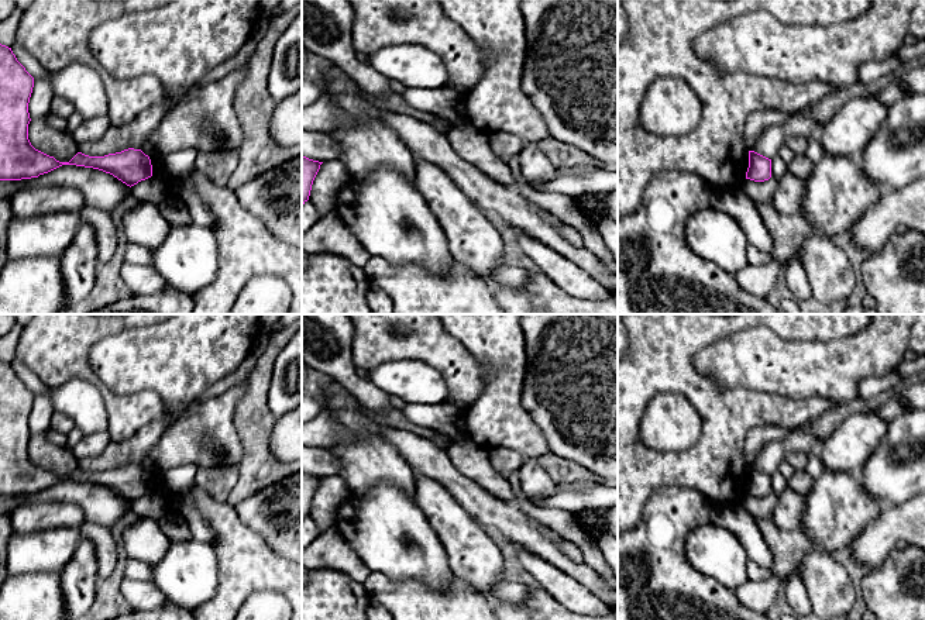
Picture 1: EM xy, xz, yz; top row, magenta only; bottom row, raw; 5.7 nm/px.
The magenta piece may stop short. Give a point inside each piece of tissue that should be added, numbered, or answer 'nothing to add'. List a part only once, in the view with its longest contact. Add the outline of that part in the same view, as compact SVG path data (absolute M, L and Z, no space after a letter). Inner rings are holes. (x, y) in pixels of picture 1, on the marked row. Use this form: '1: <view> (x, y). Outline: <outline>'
nothing to add

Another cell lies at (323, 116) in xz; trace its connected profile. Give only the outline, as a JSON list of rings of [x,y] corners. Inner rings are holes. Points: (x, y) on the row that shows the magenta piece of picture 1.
[[[321,93],[313,104],[302,107],[302,130],[331,134],[350,123],[351,117],[338,108],[326,93]]]

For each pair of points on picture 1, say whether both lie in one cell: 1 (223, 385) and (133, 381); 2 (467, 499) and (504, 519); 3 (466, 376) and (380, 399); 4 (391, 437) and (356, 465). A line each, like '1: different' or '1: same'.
1: different
2: same
3: different
4: different

